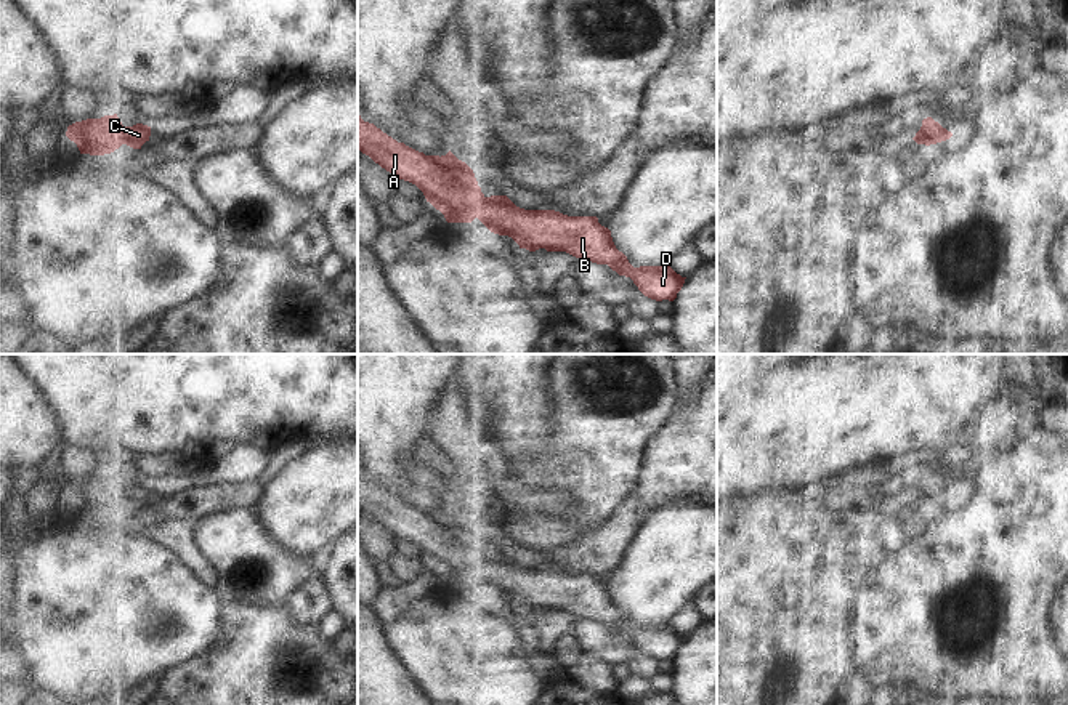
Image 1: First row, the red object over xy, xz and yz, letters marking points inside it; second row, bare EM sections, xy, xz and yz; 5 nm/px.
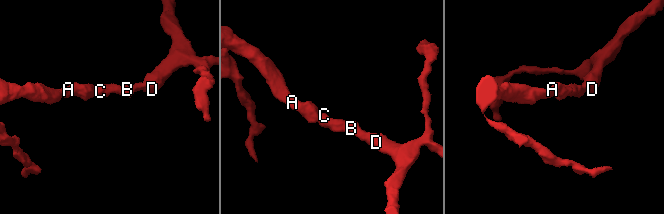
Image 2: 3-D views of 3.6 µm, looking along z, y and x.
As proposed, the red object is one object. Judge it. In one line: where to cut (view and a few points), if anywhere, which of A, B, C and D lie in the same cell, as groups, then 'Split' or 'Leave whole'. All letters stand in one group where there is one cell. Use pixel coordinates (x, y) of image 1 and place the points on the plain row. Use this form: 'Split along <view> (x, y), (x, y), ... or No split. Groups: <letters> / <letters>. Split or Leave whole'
No split. Groups: A B C D. Leave whole

